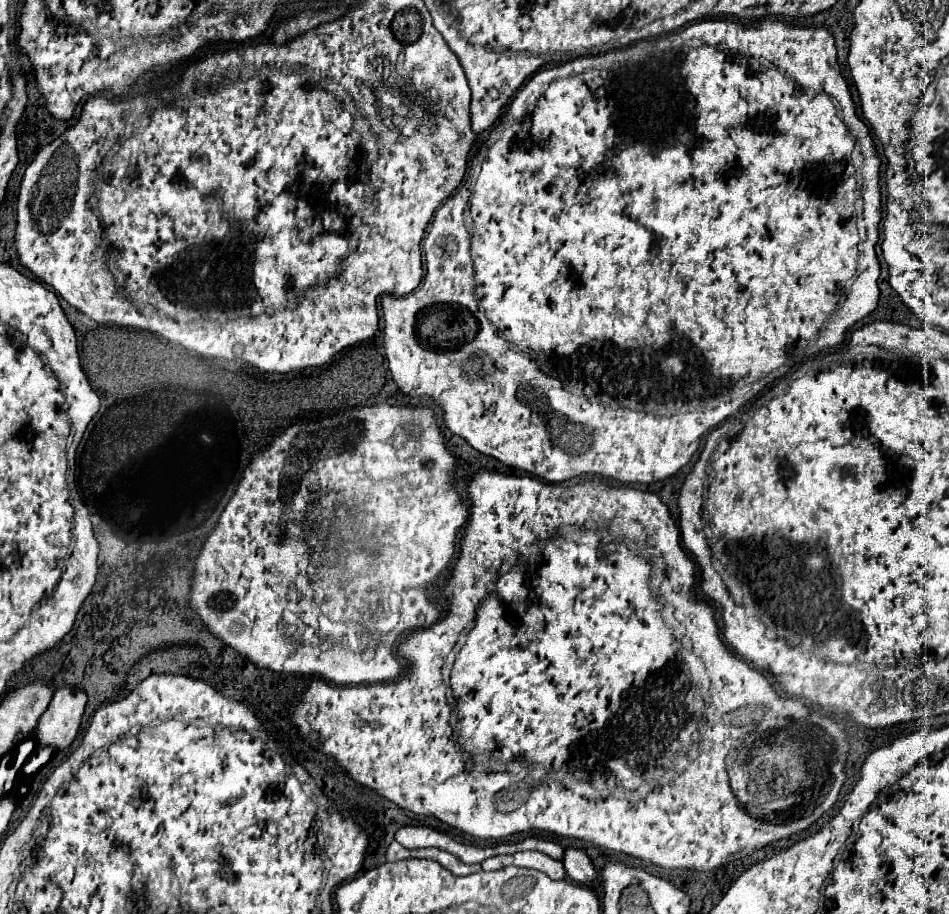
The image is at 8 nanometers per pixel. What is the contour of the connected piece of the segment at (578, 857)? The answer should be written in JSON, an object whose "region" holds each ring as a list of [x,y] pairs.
{"region":[[[567,848],[565,854],[563,854],[563,866],[565,866],[565,872],[571,880],[575,882],[589,882],[597,876],[591,860],[581,852],[581,850],[575,850],[575,848]]]}

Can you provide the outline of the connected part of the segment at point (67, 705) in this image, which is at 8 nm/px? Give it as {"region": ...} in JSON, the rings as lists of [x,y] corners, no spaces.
{"region":[[[71,686],[59,688],[35,728],[37,744],[53,746],[57,750],[67,748],[79,732],[85,704],[85,690],[73,690]]]}

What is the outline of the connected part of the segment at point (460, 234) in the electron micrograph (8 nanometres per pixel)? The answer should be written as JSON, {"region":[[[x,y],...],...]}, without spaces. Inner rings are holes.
{"region":[[[721,18],[721,20],[701,20],[701,22],[695,22],[695,24],[689,24],[689,26],[685,26],[685,28],[681,28],[681,30],[679,30],[679,31],[678,31],[678,32],[675,32],[675,33],[670,33],[670,34],[667,34],[667,35],[663,35],[663,36],[661,36],[661,38],[655,38],[655,40],[653,40],[653,38],[651,38],[651,40],[641,40],[641,42],[637,42],[637,44],[633,44],[633,46],[629,46],[629,48],[624,48],[624,49],[625,49],[625,50],[620,50],[620,49],[614,49],[614,50],[611,50],[611,51],[608,51],[608,52],[606,52],[606,53],[603,53],[603,54],[601,54],[601,56],[591,56],[591,58],[577,58],[577,60],[572,60],[572,61],[568,61],[568,62],[565,62],[565,63],[563,63],[563,64],[557,64],[557,65],[553,65],[553,66],[551,66],[551,67],[547,67],[547,68],[543,68],[543,69],[541,69],[541,70],[539,70],[539,71],[538,71],[538,72],[536,72],[536,73],[535,73],[535,74],[534,74],[534,75],[533,75],[533,76],[532,76],[532,77],[531,77],[531,80],[529,80],[529,82],[527,82],[527,84],[525,84],[525,86],[523,86],[523,88],[521,88],[521,90],[519,90],[519,92],[517,92],[517,96],[515,96],[515,98],[513,98],[513,102],[511,102],[511,106],[509,106],[509,108],[507,108],[507,112],[505,112],[505,114],[503,114],[503,116],[501,116],[501,117],[500,117],[500,118],[499,118],[499,119],[498,119],[498,120],[497,120],[497,121],[498,121],[498,122],[496,122],[496,126],[494,126],[494,127],[493,127],[493,128],[492,128],[492,129],[493,129],[493,130],[492,130],[492,131],[491,131],[491,132],[490,132],[490,136],[489,136],[489,138],[488,138],[488,139],[487,139],[487,140],[486,140],[486,141],[485,141],[485,142],[484,142],[484,143],[483,143],[483,144],[481,144],[481,146],[480,146],[480,148],[479,148],[479,150],[478,150],[478,151],[477,151],[477,154],[476,154],[476,155],[474,155],[474,156],[473,156],[473,158],[472,158],[472,159],[471,159],[471,162],[470,162],[470,170],[469,170],[469,176],[468,176],[468,178],[467,178],[467,179],[466,179],[466,180],[465,180],[465,181],[464,181],[464,182],[463,182],[463,183],[462,183],[462,184],[461,184],[461,185],[463,185],[463,186],[461,186],[461,188],[459,188],[459,190],[457,190],[457,192],[455,192],[455,194],[453,194],[453,196],[451,196],[451,198],[449,198],[449,200],[447,200],[447,202],[445,202],[445,204],[443,204],[443,206],[441,206],[441,208],[439,208],[439,210],[437,210],[437,214],[435,214],[435,218],[433,218],[433,224],[431,224],[431,230],[429,230],[429,234],[427,234],[427,236],[425,236],[425,242],[423,242],[423,248],[425,248],[425,264],[427,264],[427,272],[425,272],[425,280],[423,280],[423,284],[421,284],[421,286],[419,286],[419,288],[417,288],[417,290],[413,290],[413,292],[411,292],[411,294],[407,294],[407,296],[401,296],[401,298],[397,298],[397,296],[383,296],[383,316],[385,316],[385,330],[383,330],[383,334],[385,334],[385,354],[387,354],[387,360],[389,360],[389,370],[391,370],[391,374],[393,374],[393,380],[395,380],[395,382],[397,382],[397,386],[399,386],[399,388],[401,388],[401,392],[403,392],[403,394],[411,394],[411,396],[431,396],[431,398],[433,398],[433,400],[435,400],[435,402],[437,402],[437,404],[439,404],[439,406],[441,406],[441,408],[443,408],[443,412],[445,412],[445,416],[443,416],[443,418],[445,418],[445,424],[447,424],[447,428],[449,428],[449,430],[451,430],[451,432],[453,432],[453,434],[457,434],[457,436],[461,436],[461,438],[465,438],[465,440],[467,440],[467,442],[469,442],[469,444],[471,444],[471,446],[473,446],[473,448],[475,448],[475,450],[479,450],[479,452],[483,452],[483,454],[487,454],[487,456],[493,456],[493,458],[497,458],[497,460],[501,460],[501,462],[503,462],[503,464],[507,464],[507,466],[511,466],[511,468],[519,468],[519,470],[525,470],[525,472],[529,472],[529,474],[533,474],[533,476],[537,476],[537,478],[543,478],[543,480],[547,480],[547,482],[563,482],[563,480],[571,480],[571,478],[577,478],[577,476],[597,476],[597,478],[611,478],[611,480],[617,480],[617,482],[623,482],[623,484],[631,484],[631,482],[641,482],[641,484],[651,484],[651,482],[657,482],[657,480],[663,480],[663,478],[669,478],[669,476],[673,476],[673,474],[675,474],[675,472],[677,472],[677,470],[681,470],[681,468],[683,468],[683,466],[685,466],[685,464],[687,464],[687,462],[689,462],[689,460],[691,460],[691,456],[693,456],[693,452],[695,452],[695,450],[697,450],[697,448],[699,448],[699,440],[701,440],[701,436],[703,436],[703,434],[705,434],[705,432],[707,432],[707,430],[711,430],[711,428],[715,428],[715,426],[717,426],[717,424],[719,424],[719,422],[723,422],[723,420],[725,420],[725,418],[727,418],[727,416],[731,416],[731,414],[735,414],[735,412],[738,412],[738,411],[740,411],[740,410],[741,410],[741,409],[742,409],[742,408],[743,408],[743,407],[745,407],[745,406],[746,406],[746,405],[748,405],[748,404],[749,404],[749,403],[750,403],[750,402],[751,402],[751,401],[752,401],[752,400],[753,400],[753,399],[755,399],[755,398],[756,398],[756,397],[757,397],[757,396],[758,396],[758,395],[759,395],[759,394],[760,394],[760,393],[762,393],[762,392],[763,392],[763,391],[764,391],[764,390],[765,390],[765,389],[766,389],[766,388],[768,388],[768,387],[769,387],[769,386],[771,386],[771,385],[772,385],[772,384],[774,384],[774,383],[775,383],[775,382],[777,382],[777,381],[778,381],[778,380],[779,380],[779,379],[781,379],[781,378],[782,378],[782,377],[783,377],[783,376],[785,376],[785,375],[786,375],[786,373],[781,373],[781,370],[780,370],[780,368],[781,368],[781,367],[782,367],[782,366],[783,366],[783,364],[785,364],[785,362],[787,362],[787,358],[789,358],[789,356],[793,356],[793,354],[797,354],[797,352],[799,352],[799,350],[801,350],[801,348],[795,348],[795,346],[799,346],[799,342],[801,342],[801,338],[803,338],[803,340],[811,340],[811,338],[815,338],[815,334],[817,334],[817,332],[819,332],[819,330],[821,330],[821,328],[823,328],[823,324],[825,324],[825,322],[827,322],[827,324],[825,324],[825,328],[823,328],[823,330],[821,330],[821,332],[819,332],[819,338],[817,338],[817,342],[815,342],[815,348],[814,348],[814,351],[815,351],[815,352],[814,352],[814,353],[821,353],[821,352],[826,352],[826,351],[828,351],[828,350],[830,350],[830,349],[832,349],[832,348],[834,348],[834,347],[837,347],[837,344],[839,344],[839,342],[843,342],[843,338],[845,338],[845,332],[847,332],[847,328],[851,328],[851,326],[853,326],[853,324],[855,324],[855,322],[859,322],[859,320],[861,320],[861,318],[865,318],[865,316],[867,316],[867,314],[871,314],[871,312],[873,312],[873,310],[875,310],[875,308],[877,308],[877,300],[879,300],[879,286],[877,286],[877,278],[879,278],[879,260],[877,260],[877,256],[875,256],[875,240],[877,240],[877,238],[879,238],[879,234],[877,234],[877,222],[879,222],[879,220],[881,220],[881,212],[879,212],[879,198],[881,198],[881,194],[879,194],[879,158],[877,158],[877,154],[875,154],[875,148],[873,148],[873,140],[871,140],[871,134],[869,134],[869,128],[867,128],[867,126],[865,126],[865,124],[863,124],[863,122],[861,122],[861,120],[859,120],[859,116],[857,116],[857,114],[855,114],[855,104],[853,104],[853,100],[851,100],[851,94],[849,94],[849,88],[847,88],[847,82],[845,82],[845,80],[843,80],[843,76],[841,76],[841,70],[839,70],[839,64],[837,64],[837,50],[835,50],[835,40],[833,40],[833,36],[831,36],[831,34],[829,34],[829,32],[827,32],[827,30],[823,30],[823,28],[799,28],[799,26],[791,26],[791,24],[785,24],[785,22],[779,22],[779,20],[773,20],[773,18],[769,18],[769,20],[765,20],[765,22],[759,22],[759,24],[755,24],[755,26],[751,26],[751,28],[745,28],[745,26],[741,26],[741,24],[739,24],[739,22],[733,22],[733,20],[723,20],[723,18]],[[854,153],[856,153],[856,154],[855,154],[855,155],[856,155],[856,156],[855,156],[855,157],[856,157],[856,158],[857,158],[857,159],[856,159],[856,160],[854,160],[854,161],[860,161],[860,156],[861,156],[861,158],[862,158],[862,160],[861,160],[861,165],[860,165],[860,164],[859,164],[859,163],[858,163],[858,165],[857,165],[857,168],[856,168],[856,173],[857,173],[857,182],[859,182],[859,188],[858,188],[858,190],[857,190],[857,196],[856,196],[856,200],[855,200],[855,194],[853,194],[853,190],[851,190],[851,186],[853,186],[853,178],[851,178],[851,176],[853,176],[853,174],[855,174],[855,166],[853,166],[853,164],[851,164],[851,158],[852,158],[852,155],[854,155]],[[855,268],[857,268],[857,278],[855,278],[855,282],[853,282],[853,284],[851,284],[851,290],[849,290],[849,294],[847,294],[847,300],[845,300],[845,302],[843,302],[843,306],[839,306],[839,308],[837,308],[837,302],[839,302],[839,298],[841,298],[841,296],[843,296],[843,292],[845,292],[845,284],[847,284],[847,280],[851,280],[851,278],[853,278],[853,274],[855,274]],[[495,326],[497,326],[497,328],[499,328],[499,330],[501,330],[501,334],[503,334],[503,336],[505,336],[505,338],[507,338],[507,340],[509,340],[509,342],[511,342],[511,344],[515,344],[515,346],[517,346],[517,348],[519,348],[519,350],[521,350],[521,352],[517,352],[517,350],[513,350],[513,348],[511,348],[511,344],[509,344],[509,342],[507,342],[507,340],[505,340],[505,338],[501,338],[501,336],[499,336],[499,330],[497,330],[497,328],[495,328]],[[523,352],[531,352],[531,358],[533,358],[533,360],[535,360],[535,362],[537,362],[537,364],[539,364],[539,366],[541,366],[541,368],[543,368],[543,372],[547,372],[547,374],[543,374],[543,372],[541,372],[541,370],[539,370],[539,368],[537,368],[537,364],[535,364],[535,362],[533,362],[533,360],[531,360],[531,358],[529,358],[529,354],[523,354]]]}

